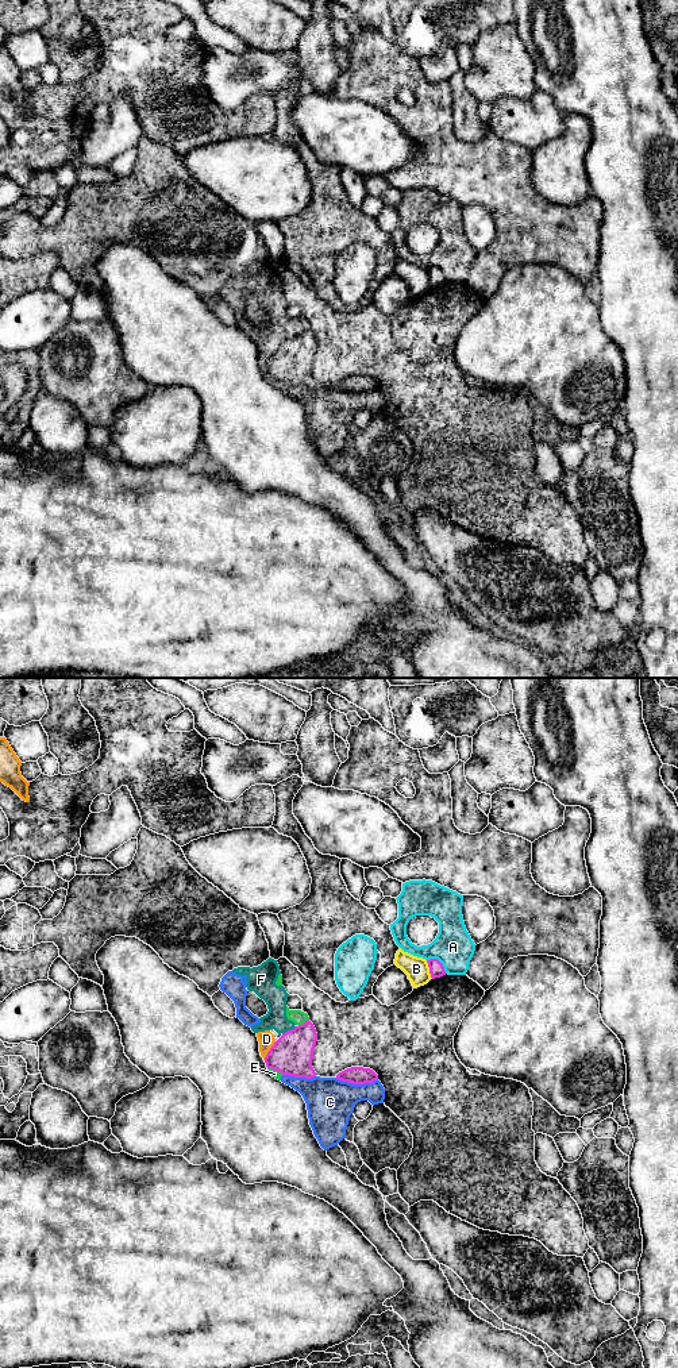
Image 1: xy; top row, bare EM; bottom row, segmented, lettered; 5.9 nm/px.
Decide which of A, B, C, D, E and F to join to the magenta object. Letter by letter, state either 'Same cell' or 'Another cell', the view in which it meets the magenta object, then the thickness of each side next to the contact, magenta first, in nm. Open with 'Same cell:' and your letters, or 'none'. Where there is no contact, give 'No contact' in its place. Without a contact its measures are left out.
Same cell: none
A: Another cell. Touches magenta in xy. Thickness 90 nm (magenta) against 240 nm
B: Another cell. Touches magenta in xy. Thickness 90 nm (magenta) against 140 nm
C: Another cell. Touches magenta in xy. Thickness 110 nm (magenta) against 280 nm
D: Another cell. Touches magenta in xy. Thickness 240 nm (magenta) against 100 nm
E: Another cell. Touches magenta in xy. Thickness 240 nm (magenta) against 90 nm
F: Another cell. Touches magenta in xy. Thickness 240 nm (magenta) against 140 nm

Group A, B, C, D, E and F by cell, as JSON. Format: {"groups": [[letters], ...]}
{"groups": [["A"], ["B"], ["C", "D", "E", "F"]]}

